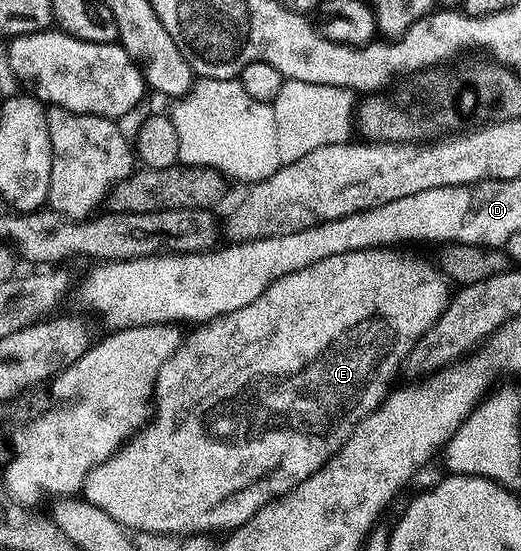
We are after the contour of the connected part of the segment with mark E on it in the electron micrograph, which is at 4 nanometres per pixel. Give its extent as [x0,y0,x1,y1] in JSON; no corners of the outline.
[81,248,447,534]

